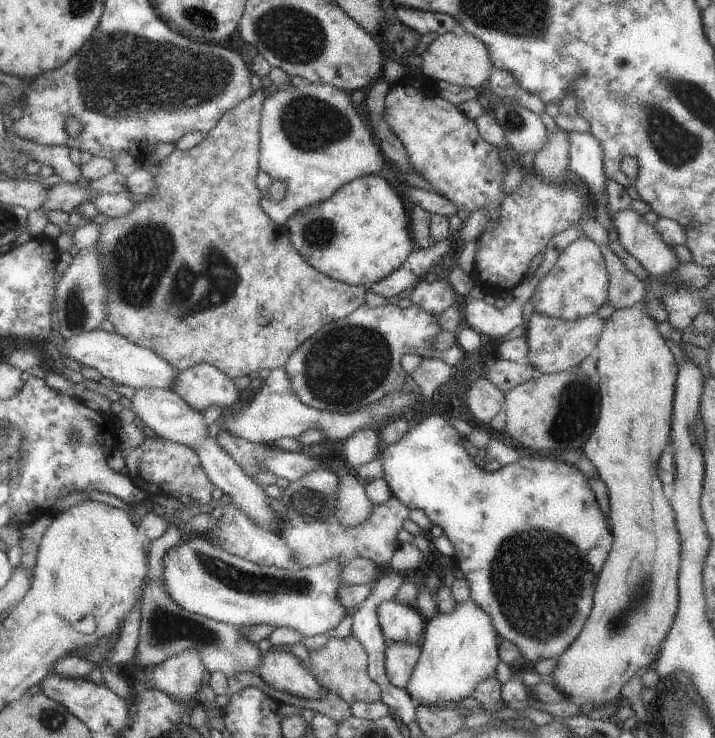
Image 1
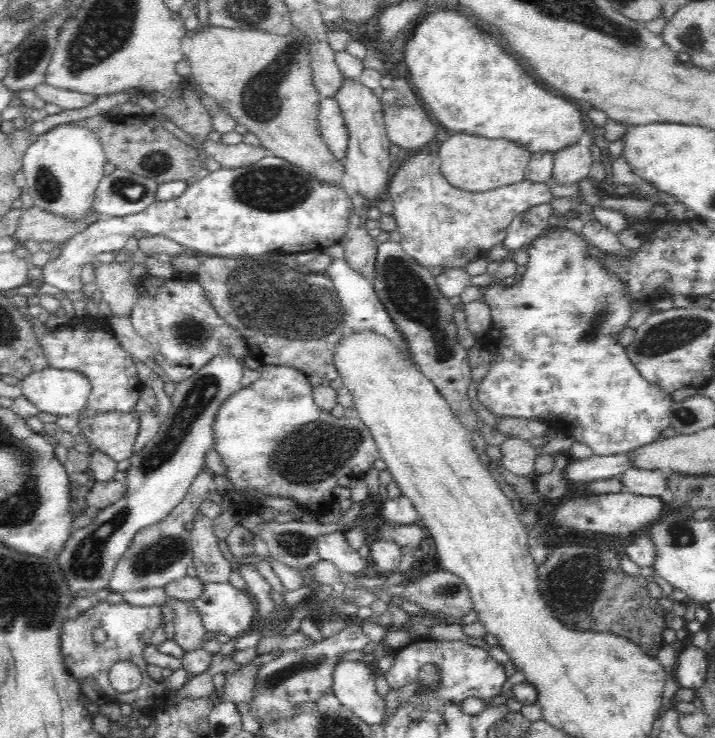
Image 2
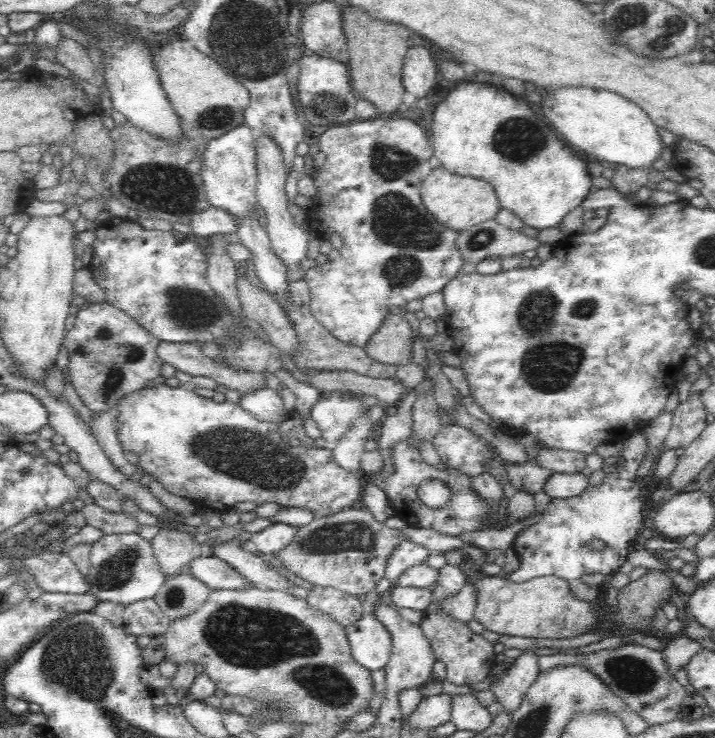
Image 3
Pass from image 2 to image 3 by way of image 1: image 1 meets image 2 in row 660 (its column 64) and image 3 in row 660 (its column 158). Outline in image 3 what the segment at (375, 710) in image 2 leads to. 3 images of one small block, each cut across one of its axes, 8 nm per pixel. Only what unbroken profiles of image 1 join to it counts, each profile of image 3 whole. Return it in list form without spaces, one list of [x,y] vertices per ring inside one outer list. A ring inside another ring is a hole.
[[[363,613],[360,620],[345,627],[352,649],[352,656],[358,664],[376,670],[386,666],[391,655],[392,639],[384,623],[373,614]]]

